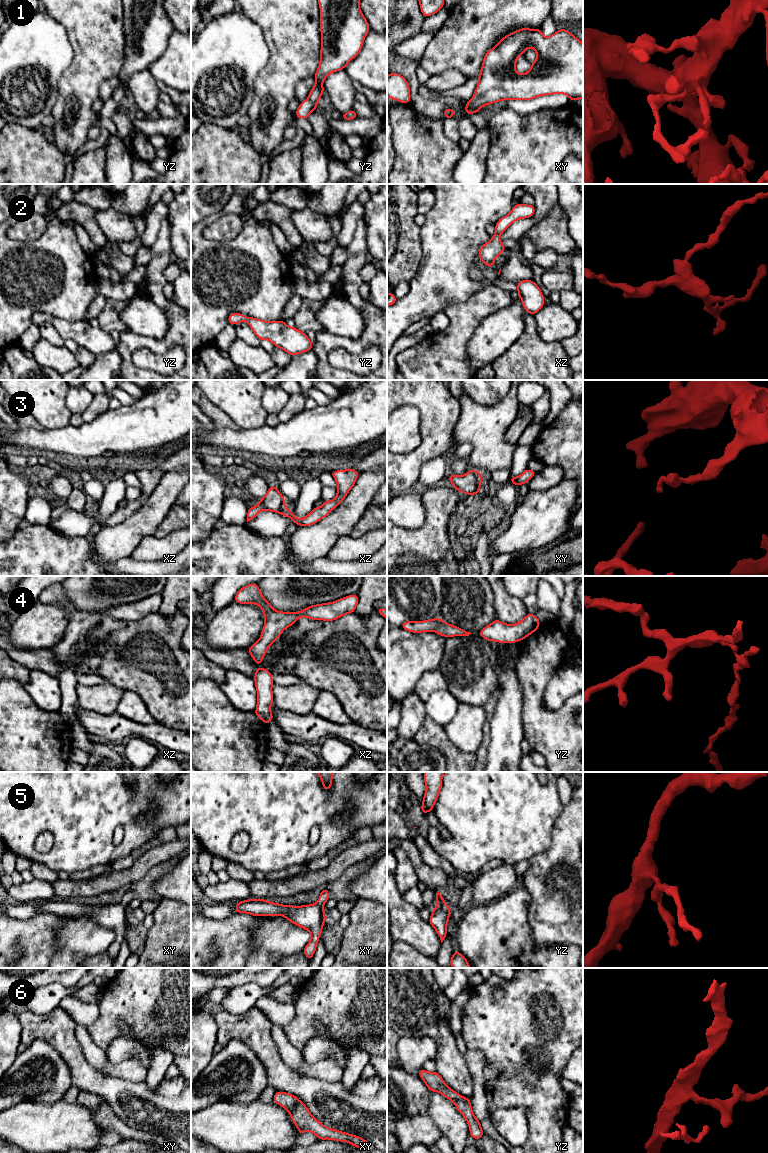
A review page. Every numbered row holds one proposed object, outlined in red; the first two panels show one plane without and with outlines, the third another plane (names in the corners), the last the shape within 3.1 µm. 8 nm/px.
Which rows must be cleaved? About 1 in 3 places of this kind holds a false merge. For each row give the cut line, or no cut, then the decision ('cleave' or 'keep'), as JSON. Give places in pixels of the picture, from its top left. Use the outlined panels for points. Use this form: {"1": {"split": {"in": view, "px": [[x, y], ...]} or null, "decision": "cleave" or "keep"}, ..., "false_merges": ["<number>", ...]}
{"1": {"split": null, "decision": "keep"}, "2": {"split": null, "decision": "keep"}, "3": {"split": null, "decision": "keep"}, "4": {"split": null, "decision": "keep"}, "5": {"split": null, "decision": "keep"}, "6": {"split": null, "decision": "keep"}, "false_merges": []}

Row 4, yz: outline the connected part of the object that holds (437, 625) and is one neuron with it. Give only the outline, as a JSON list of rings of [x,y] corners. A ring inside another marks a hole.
[[[439,617],[435,619],[429,619],[424,621],[406,621],[401,626],[404,630],[413,633],[421,633],[421,632],[436,632],[441,636],[446,638],[452,636],[469,636],[470,632],[467,632],[457,626],[453,626]]]

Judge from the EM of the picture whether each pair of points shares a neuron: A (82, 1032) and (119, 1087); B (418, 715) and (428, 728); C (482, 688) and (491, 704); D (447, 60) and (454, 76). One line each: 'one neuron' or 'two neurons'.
A: two neurons
B: two neurons
C: two neurons
D: two neurons

